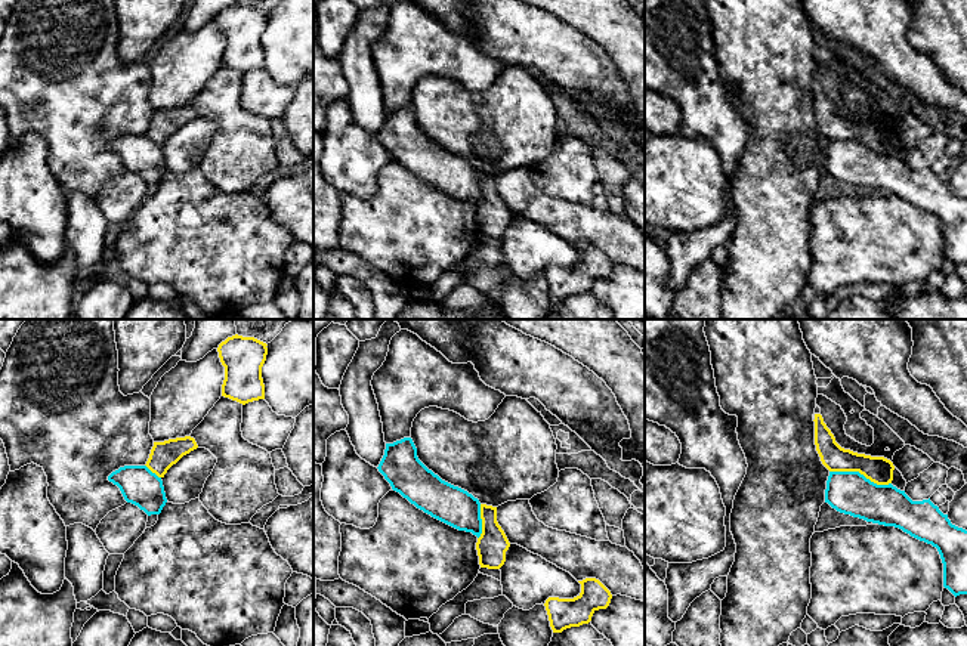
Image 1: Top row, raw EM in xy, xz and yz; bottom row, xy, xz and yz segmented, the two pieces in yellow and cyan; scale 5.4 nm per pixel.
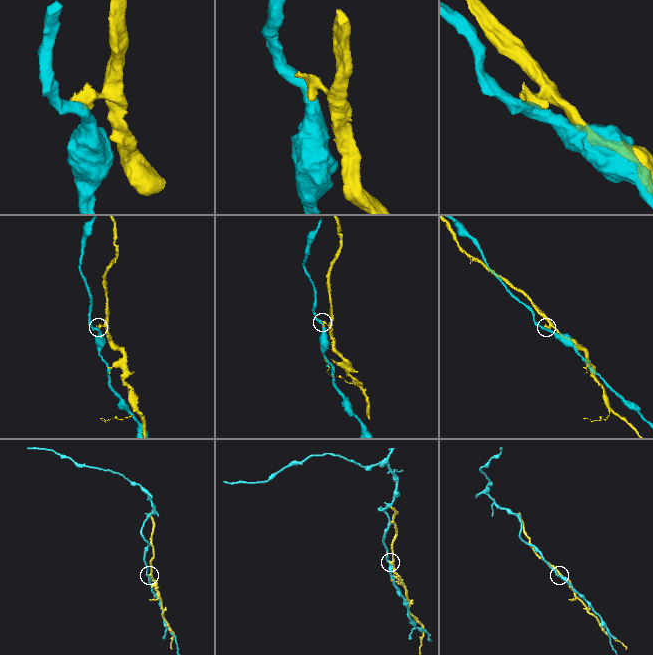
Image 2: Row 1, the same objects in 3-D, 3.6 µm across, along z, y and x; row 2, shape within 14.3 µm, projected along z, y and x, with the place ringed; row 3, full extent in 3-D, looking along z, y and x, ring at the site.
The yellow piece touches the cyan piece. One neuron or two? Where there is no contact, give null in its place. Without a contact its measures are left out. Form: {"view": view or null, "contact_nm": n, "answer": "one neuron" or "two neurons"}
{"view": "yz", "contact_nm": 340, "answer": "two neurons"}

